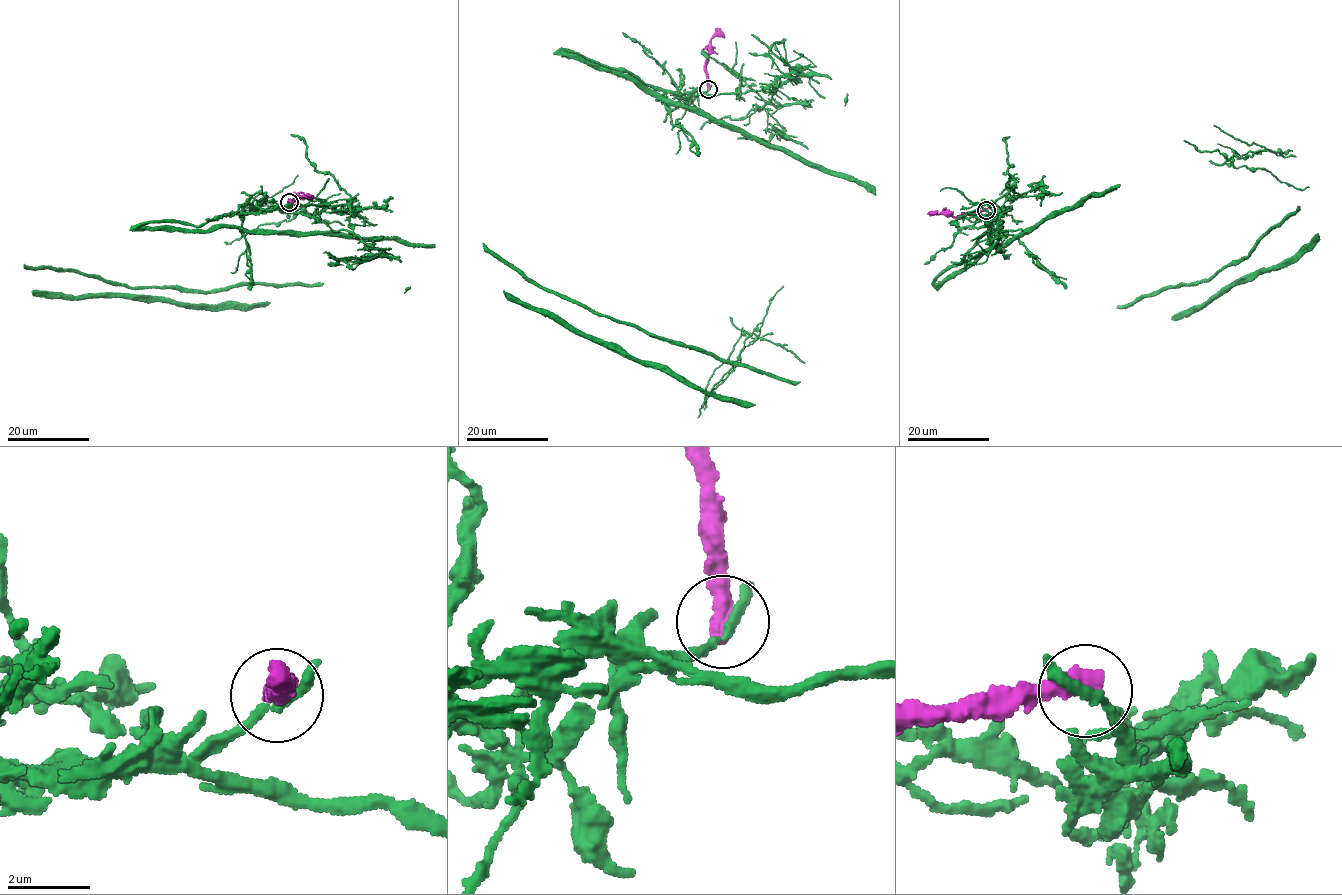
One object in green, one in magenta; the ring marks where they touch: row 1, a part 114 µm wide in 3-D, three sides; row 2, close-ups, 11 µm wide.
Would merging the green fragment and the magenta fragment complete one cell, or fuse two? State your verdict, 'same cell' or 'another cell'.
another cell

